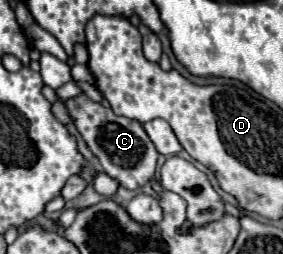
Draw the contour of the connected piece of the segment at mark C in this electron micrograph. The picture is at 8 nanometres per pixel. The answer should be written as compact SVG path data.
M84 93L68 99L66 109L68 109L78 133L86 141L88 149L98 157L102 169L108 175L112 175L114 179L118 179L122 187L140 189L144 183L148 183L154 177L158 151L156 151L154 143L150 141L150 137L146 135L140 121L116 115L110 107L104 107L102 103L92 101Z

